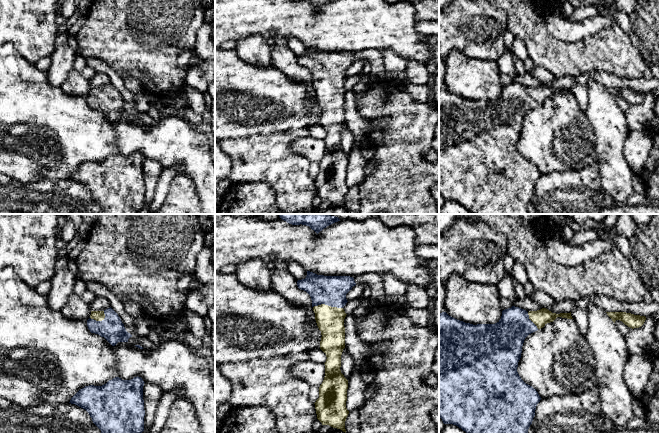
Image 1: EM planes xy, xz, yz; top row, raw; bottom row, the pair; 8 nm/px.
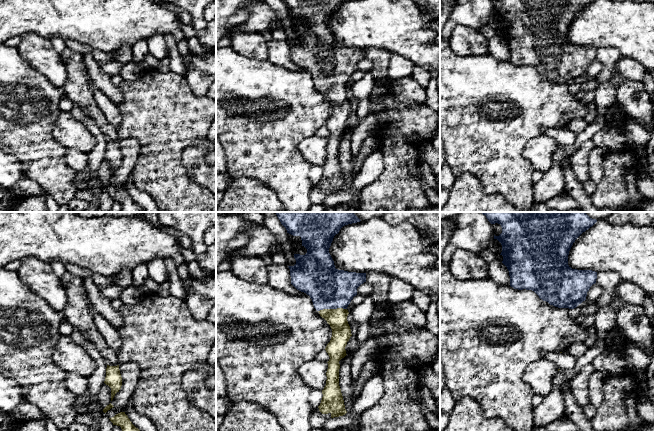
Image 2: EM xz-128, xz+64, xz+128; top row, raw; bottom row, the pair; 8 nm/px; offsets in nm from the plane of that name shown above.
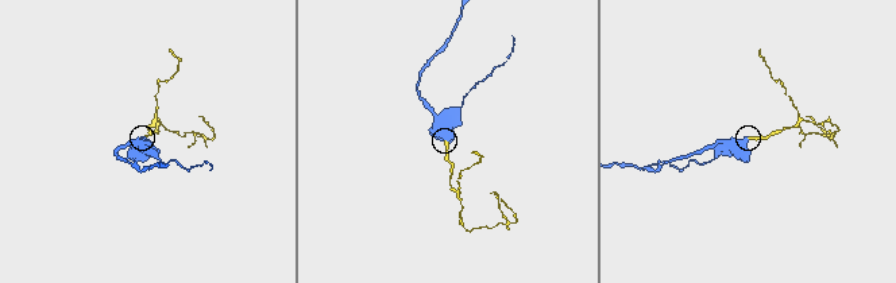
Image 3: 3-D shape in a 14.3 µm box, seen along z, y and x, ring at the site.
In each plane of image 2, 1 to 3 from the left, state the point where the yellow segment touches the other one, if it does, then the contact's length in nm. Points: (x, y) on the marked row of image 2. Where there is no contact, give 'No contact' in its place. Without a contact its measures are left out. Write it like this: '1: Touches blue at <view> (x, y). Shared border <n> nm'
1: No contact
2: Touches blue at xz+64 (332, 308). Shared border 240 nm
3: No contact

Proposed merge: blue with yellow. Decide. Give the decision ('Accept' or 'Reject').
Accept

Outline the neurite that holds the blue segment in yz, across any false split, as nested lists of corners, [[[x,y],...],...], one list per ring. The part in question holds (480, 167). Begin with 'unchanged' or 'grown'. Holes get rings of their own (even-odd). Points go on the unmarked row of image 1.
grown; [[[512,82],[511,84],[502,87],[501,95],[495,100],[477,100],[473,101],[457,96],[449,92],[446,88],[439,90],[439,193],[444,200],[453,200],[461,204],[467,210],[474,214],[529,214],[528,205],[532,200],[535,192],[535,186],[537,180],[540,178],[536,165],[526,160],[517,148],[518,138],[521,134],[522,122],[525,114],[543,104],[547,99],[553,98],[557,93],[573,95],[570,89],[552,89],[546,84],[542,84],[537,87],[527,88],[519,83]]]

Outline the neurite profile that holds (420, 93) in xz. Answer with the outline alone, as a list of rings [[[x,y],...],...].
[[[403,81],[403,89],[407,92],[415,101],[418,102],[427,102],[429,97],[429,86],[413,84],[409,81]]]

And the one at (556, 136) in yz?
[[[557,93],[529,110],[522,122],[517,148],[526,160],[538,168],[541,175],[582,169],[599,163],[593,128],[573,95]]]

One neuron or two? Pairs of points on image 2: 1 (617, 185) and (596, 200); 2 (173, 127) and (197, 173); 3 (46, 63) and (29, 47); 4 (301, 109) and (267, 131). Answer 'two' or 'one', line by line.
1: one
2: two
3: one
4: one

